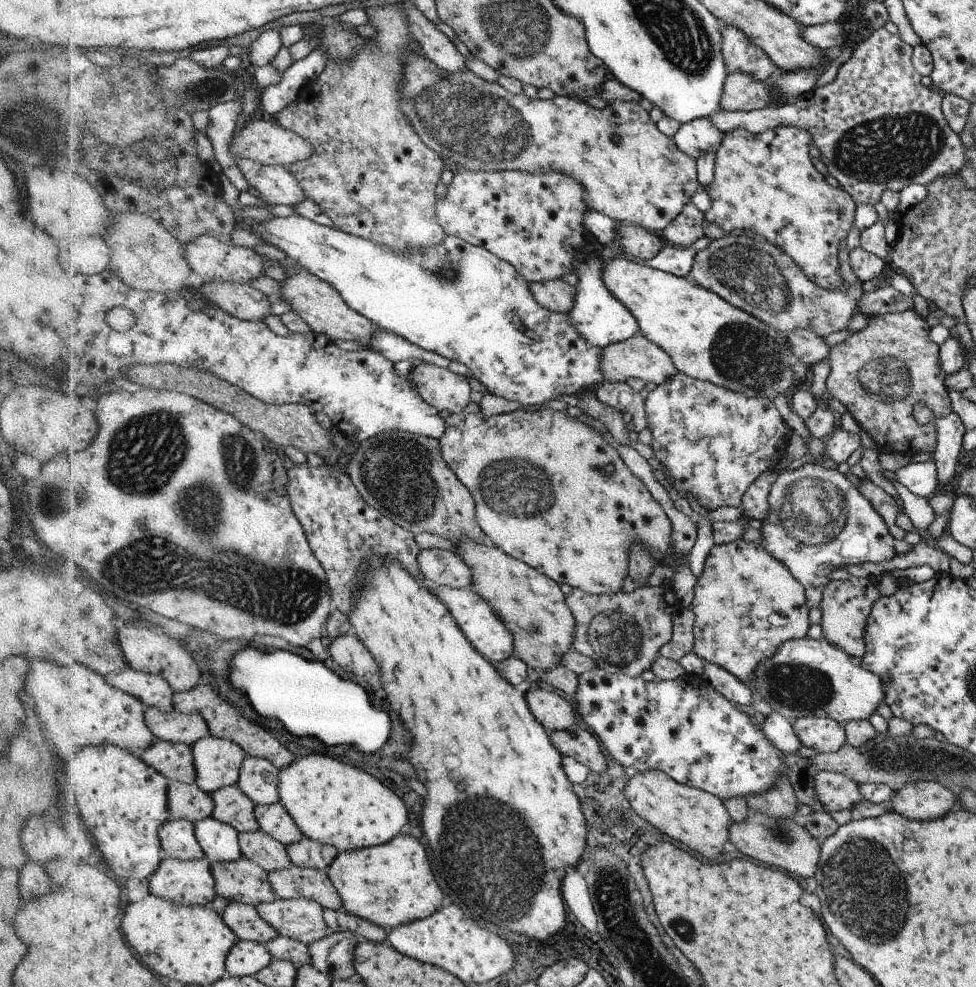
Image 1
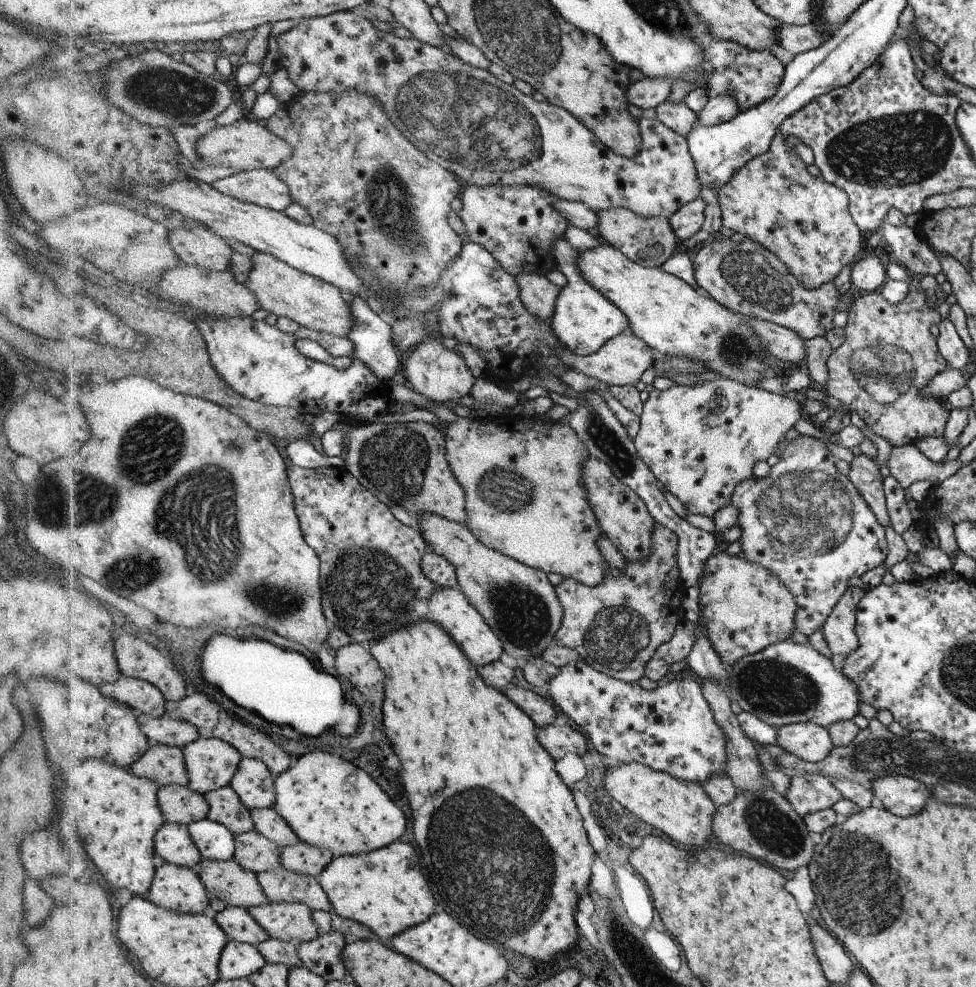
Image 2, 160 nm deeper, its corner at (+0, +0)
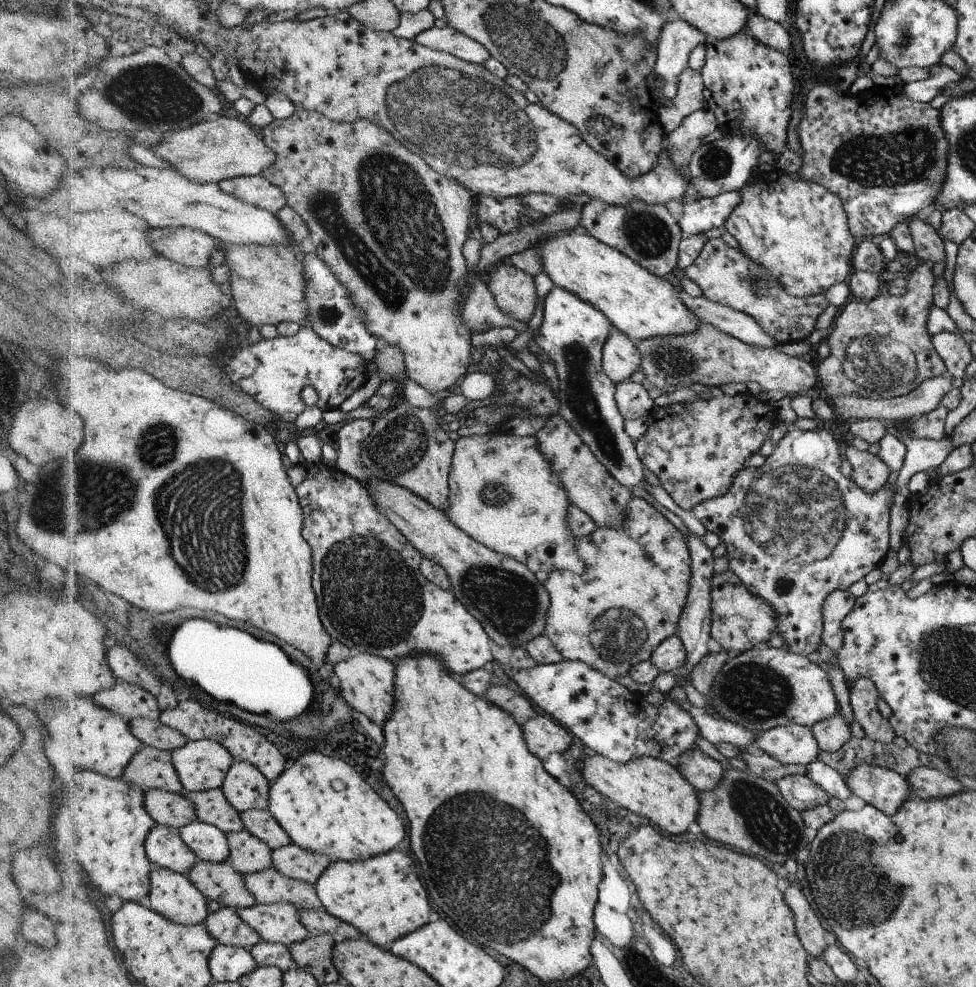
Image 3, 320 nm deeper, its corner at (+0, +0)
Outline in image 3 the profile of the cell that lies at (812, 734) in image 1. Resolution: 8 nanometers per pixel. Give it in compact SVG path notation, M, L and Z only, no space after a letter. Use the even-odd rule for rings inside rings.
M793 723L758 734L755 744L786 765L808 766L821 752L811 728Z

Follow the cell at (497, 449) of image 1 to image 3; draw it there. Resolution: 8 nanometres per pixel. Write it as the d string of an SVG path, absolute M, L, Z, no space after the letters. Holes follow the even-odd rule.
M494 428L489 434L460 436L455 442L450 506L445 512L450 522L490 550L524 563L534 574L540 570L585 572L588 563L578 556L576 538L566 524L569 495L538 448L536 436L516 436Z

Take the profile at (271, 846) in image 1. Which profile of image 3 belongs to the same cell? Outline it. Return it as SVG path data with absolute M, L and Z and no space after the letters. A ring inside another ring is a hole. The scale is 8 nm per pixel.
M250 830L230 833L229 840L232 852L230 861L240 874L250 875L275 868L275 851Z

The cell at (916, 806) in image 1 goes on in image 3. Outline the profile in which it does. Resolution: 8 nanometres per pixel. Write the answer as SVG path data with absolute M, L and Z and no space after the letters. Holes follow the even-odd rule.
M858 766L846 778L852 793L867 805L877 807L886 815L896 815L902 810L906 798L912 795L912 786L904 776L880 766Z

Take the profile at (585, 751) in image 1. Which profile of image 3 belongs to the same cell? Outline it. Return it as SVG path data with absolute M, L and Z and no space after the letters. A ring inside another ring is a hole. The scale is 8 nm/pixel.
M536 714L532 720L523 722L526 744L530 752L544 761L550 754L563 754L572 745L573 735L548 716Z

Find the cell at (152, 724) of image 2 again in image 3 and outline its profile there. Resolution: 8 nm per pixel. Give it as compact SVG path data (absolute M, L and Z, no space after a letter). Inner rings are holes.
M138 717L132 719L132 732L145 743L161 750L176 751L189 745L190 738L161 720Z

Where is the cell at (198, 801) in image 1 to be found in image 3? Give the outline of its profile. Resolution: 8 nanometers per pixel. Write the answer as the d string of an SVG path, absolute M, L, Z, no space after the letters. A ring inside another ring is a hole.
M158 788L148 790L147 794L146 808L158 825L182 829L199 819L198 806L185 795Z

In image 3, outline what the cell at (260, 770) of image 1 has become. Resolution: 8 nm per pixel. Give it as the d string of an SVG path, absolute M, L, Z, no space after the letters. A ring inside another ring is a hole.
M236 761L223 786L228 800L242 813L251 809L269 810L272 789L266 774L247 761Z

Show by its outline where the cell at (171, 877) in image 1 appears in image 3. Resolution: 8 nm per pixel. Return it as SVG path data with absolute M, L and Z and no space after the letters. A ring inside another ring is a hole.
M160 867L153 872L150 901L153 910L173 922L186 925L207 923L210 903L189 875Z

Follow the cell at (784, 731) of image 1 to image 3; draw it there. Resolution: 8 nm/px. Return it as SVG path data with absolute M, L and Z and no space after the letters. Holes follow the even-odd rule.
M676 685L670 691L670 696L686 708L686 712L694 718L698 732L702 737L713 745L720 743L730 743L739 747L745 747L756 742L758 734L742 728L740 724L734 724L728 720L722 719L714 710L708 707L697 708L690 701L688 693L680 686Z

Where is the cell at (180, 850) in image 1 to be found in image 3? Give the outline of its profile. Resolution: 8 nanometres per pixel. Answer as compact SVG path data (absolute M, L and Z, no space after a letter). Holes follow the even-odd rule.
M158 825L147 842L150 859L159 867L189 875L199 864L198 854L186 844L180 828Z

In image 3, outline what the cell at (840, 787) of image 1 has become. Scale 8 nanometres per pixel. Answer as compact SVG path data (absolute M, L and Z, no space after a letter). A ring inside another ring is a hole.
M807 775L784 776L776 784L790 806L800 812L827 805L831 799L826 790L812 782Z

